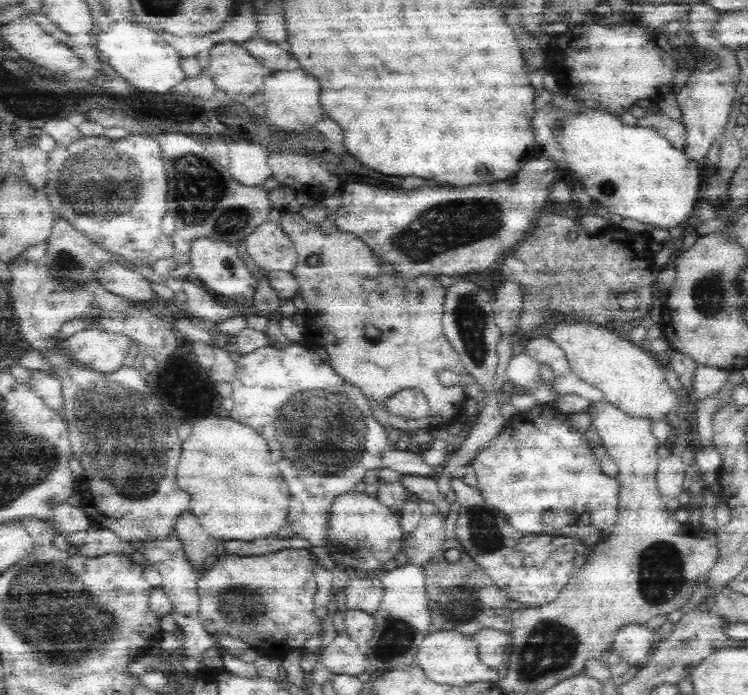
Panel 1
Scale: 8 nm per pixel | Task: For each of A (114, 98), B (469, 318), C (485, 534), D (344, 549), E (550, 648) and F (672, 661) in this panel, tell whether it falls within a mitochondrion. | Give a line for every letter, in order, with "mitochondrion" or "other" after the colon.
A: other
B: mitochondrion
C: mitochondrion
D: mitochondrion
E: mitochondrion
F: other

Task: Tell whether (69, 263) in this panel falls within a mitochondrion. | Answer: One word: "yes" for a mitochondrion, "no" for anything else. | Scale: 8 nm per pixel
yes

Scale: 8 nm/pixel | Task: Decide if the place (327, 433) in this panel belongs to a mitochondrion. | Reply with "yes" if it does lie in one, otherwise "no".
yes

